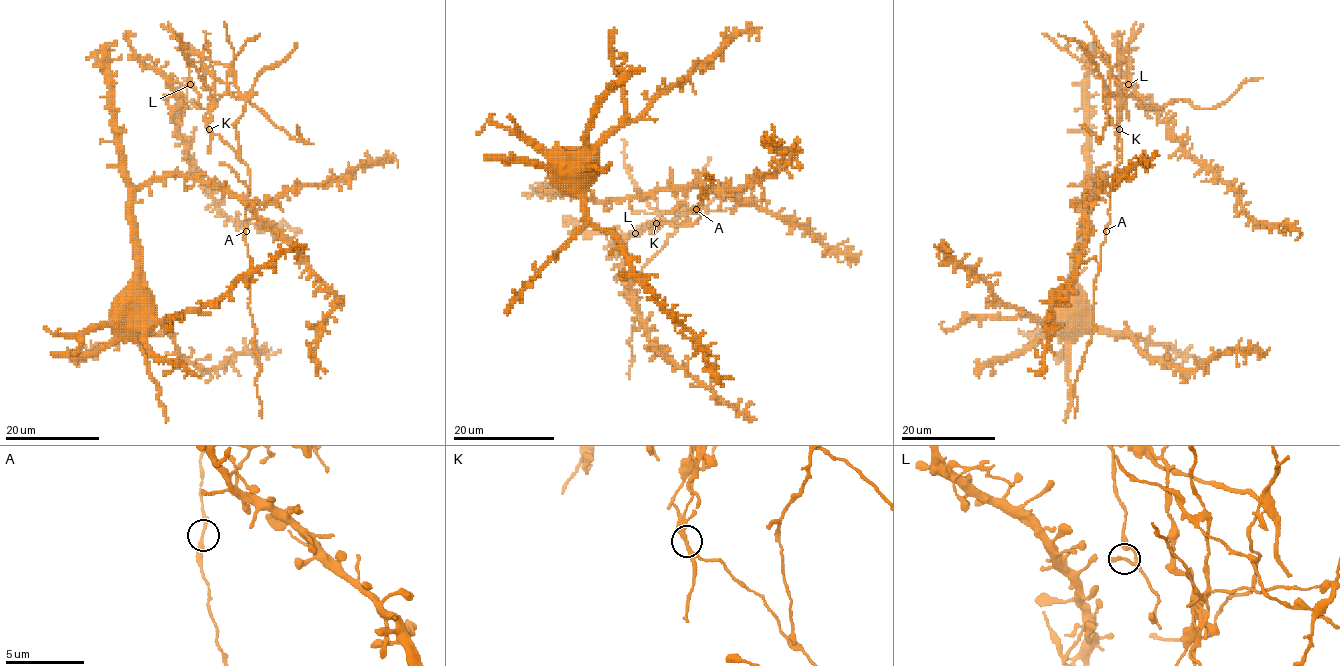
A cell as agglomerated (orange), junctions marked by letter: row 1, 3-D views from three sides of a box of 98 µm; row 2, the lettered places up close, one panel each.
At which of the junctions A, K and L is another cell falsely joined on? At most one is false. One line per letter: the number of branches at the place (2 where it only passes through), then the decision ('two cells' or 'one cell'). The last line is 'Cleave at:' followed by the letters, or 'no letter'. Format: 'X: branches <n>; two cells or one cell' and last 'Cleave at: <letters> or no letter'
A: branches 2; one cell
K: branches 2; two cells
L: branches 2; one cell
Cleave at: K

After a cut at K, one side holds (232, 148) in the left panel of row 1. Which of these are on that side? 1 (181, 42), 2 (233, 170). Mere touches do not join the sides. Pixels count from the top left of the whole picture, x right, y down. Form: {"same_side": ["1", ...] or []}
{"same_side": ["2"]}

